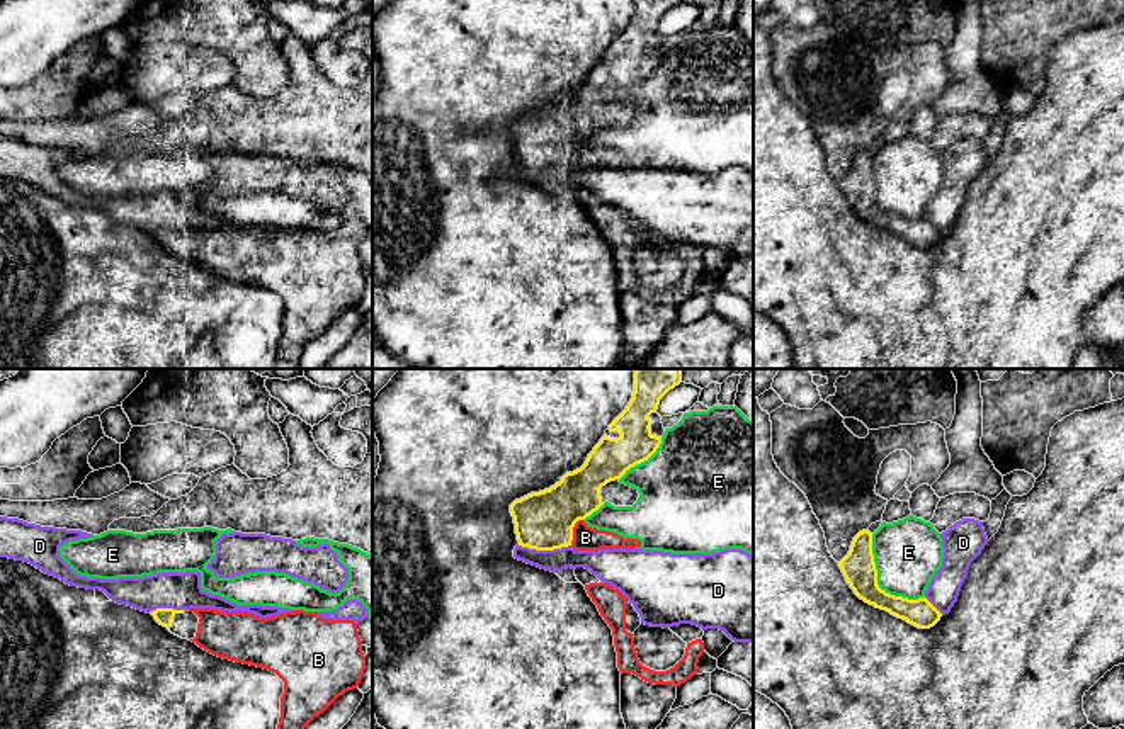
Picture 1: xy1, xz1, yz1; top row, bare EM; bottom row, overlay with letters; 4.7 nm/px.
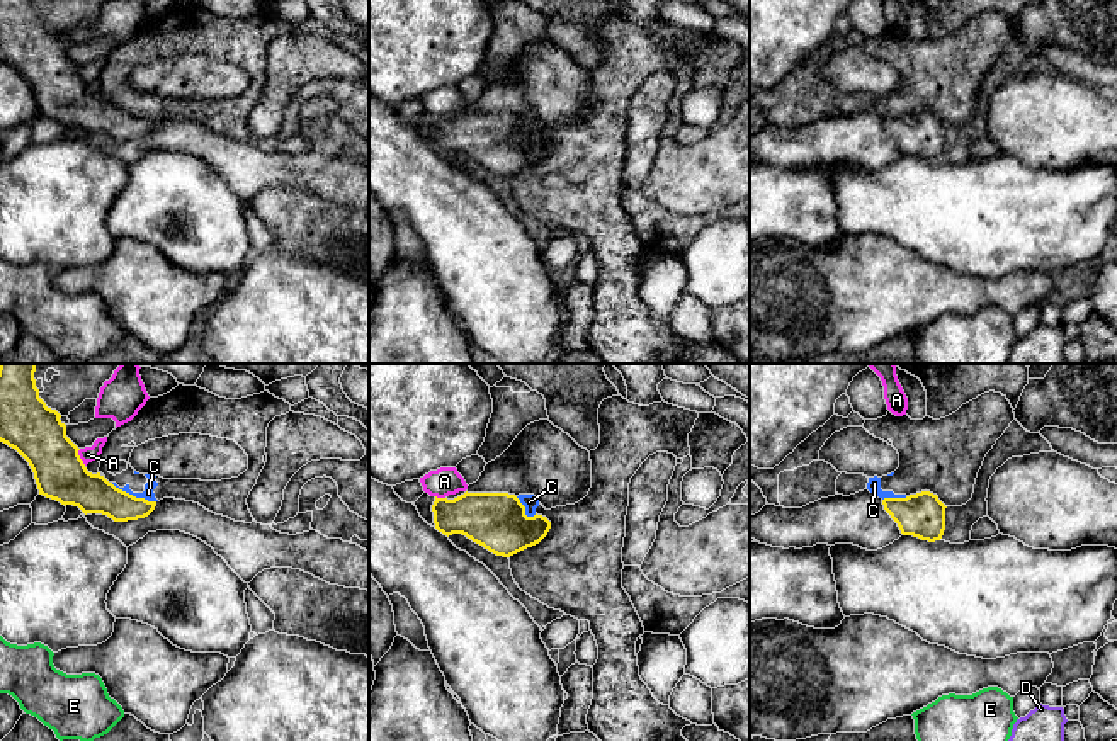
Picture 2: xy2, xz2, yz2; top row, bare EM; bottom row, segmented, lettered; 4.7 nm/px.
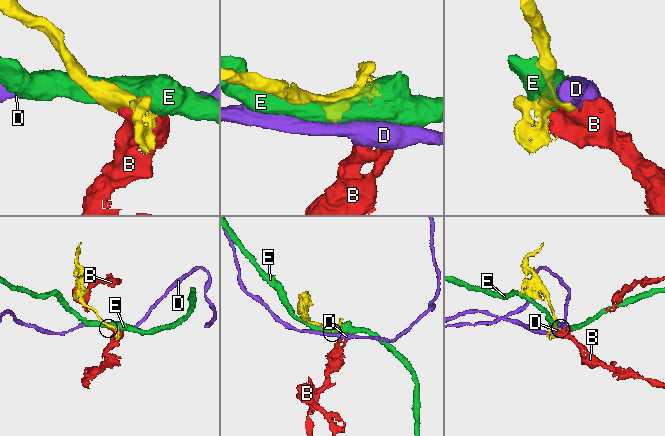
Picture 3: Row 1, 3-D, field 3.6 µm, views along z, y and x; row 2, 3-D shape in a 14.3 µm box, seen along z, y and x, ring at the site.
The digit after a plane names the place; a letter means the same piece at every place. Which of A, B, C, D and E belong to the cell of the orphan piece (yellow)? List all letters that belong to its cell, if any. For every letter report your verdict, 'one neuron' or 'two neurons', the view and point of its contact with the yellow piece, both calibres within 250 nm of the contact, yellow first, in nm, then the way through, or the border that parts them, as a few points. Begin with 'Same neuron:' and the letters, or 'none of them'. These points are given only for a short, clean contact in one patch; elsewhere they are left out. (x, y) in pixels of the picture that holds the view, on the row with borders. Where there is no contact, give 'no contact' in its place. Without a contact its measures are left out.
Same neuron: B
A: two neurons; meets yellow in xy2 at (79, 458); 260 nm thick on the yellow side, 70 nm on the other; border along xy2 (79, 449), (79, 458), (85, 464)
B: one neuron; meets yellow in xz1 at (572, 531); 280 nm thick on the yellow side, 120 nm on the other
C: two neurons; meets yellow in xy2 at (131, 495); 190 nm thick on the yellow side, 50 nm on the other; border along xy2 (111, 483), (136, 497), (155, 502)
D: two neurons; meets yellow in xz1 at (544, 549); 280 nm thick on the yellow side, 110 nm on the other; border along xz1 (517, 544), (536, 549), (570, 546)
E: two neurons; meets yellow in yz1 at (876, 582); 160 nm thick on the yellow side, 320 nm on the other

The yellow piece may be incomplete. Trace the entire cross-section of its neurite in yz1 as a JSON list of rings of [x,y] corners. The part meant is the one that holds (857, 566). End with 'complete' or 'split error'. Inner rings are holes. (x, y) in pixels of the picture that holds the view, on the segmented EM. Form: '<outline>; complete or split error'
[[[862,530],[854,537],[849,554],[838,566],[854,593],[866,603],[886,610],[918,629],[930,629],[940,620],[942,613],[925,596],[908,600],[879,588],[872,534],[869,530]]]; complete

